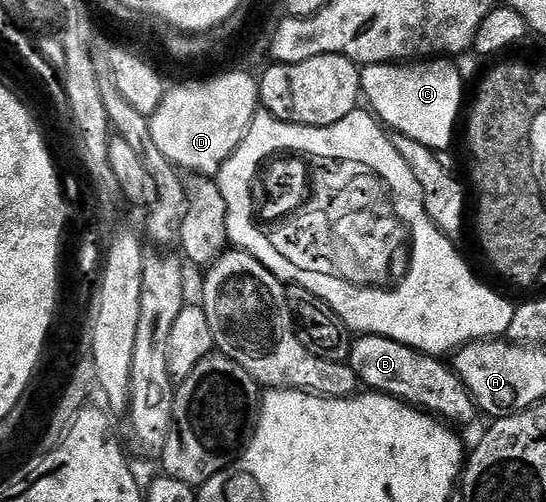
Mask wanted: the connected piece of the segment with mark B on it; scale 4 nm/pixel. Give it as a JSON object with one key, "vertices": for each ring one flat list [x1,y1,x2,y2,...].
{"vertices":[[359,334,350,344,350,357,348,360,351,369,356,373,359,384,363,388,380,395,391,395,401,403,409,403,427,415,433,415,450,425,470,423,476,416,474,398,468,393,466,386,460,381,453,366,446,367,441,358,428,355,425,351,417,351,414,347,404,345,400,341,392,341,383,335]]}

